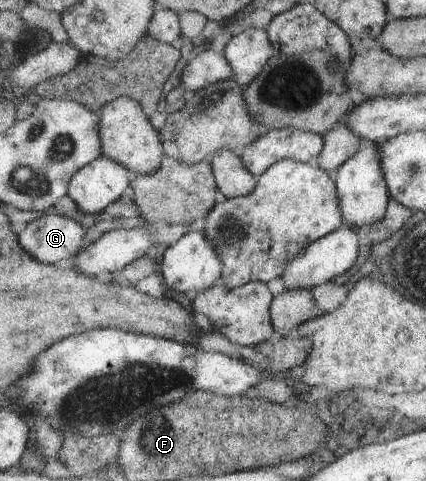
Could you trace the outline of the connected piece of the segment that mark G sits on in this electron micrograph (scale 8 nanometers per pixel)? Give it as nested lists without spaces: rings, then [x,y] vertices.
[[[42,214],[18,235],[22,247],[40,263],[54,265],[74,257],[88,245],[88,232],[72,218]]]

